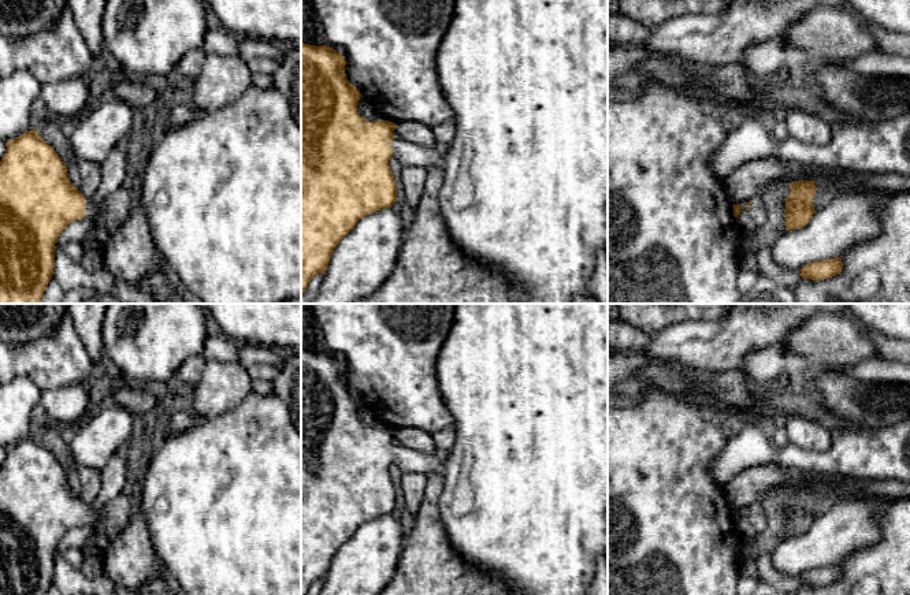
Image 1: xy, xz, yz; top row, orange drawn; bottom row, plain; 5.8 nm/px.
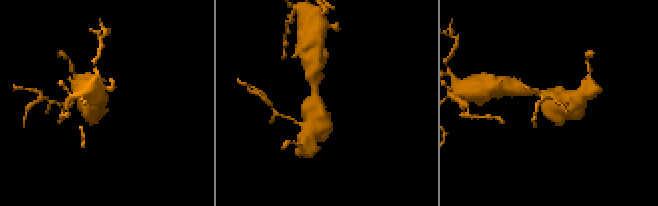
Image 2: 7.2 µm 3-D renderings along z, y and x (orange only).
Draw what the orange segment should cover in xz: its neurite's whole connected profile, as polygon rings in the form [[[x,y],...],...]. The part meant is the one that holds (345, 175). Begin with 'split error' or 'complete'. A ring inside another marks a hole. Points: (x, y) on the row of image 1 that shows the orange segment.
split error; [[[301,42],[301,294],[315,275],[326,272],[335,246],[360,219],[397,201],[397,183],[389,164],[391,157],[402,166],[424,170],[443,166],[442,148],[426,148],[404,135],[394,138],[395,123],[368,122],[359,115],[361,94],[348,81],[345,66],[345,57],[335,49]]]

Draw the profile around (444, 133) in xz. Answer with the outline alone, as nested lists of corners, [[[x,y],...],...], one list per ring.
[[[454,119],[446,120],[442,124],[438,124],[432,129],[434,135],[439,144],[439,146],[443,149],[446,148],[456,135],[456,123]]]

